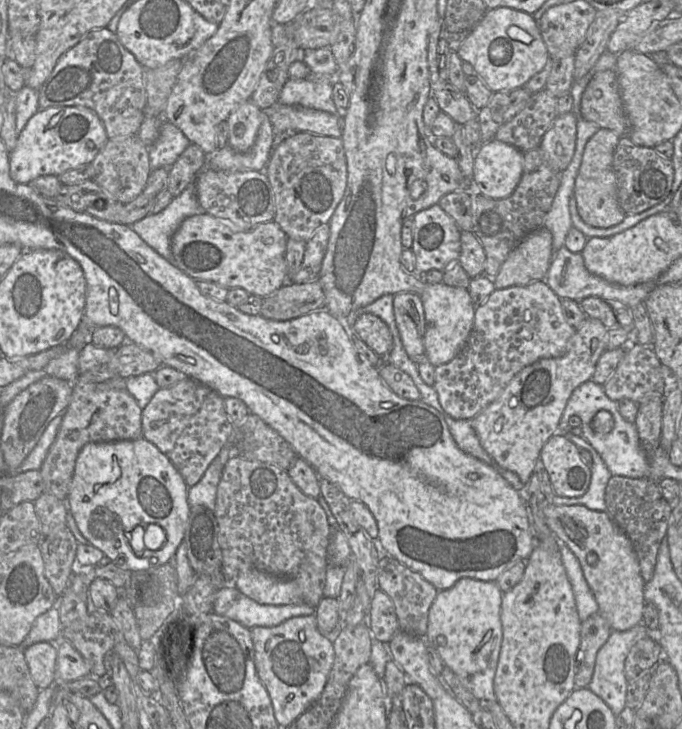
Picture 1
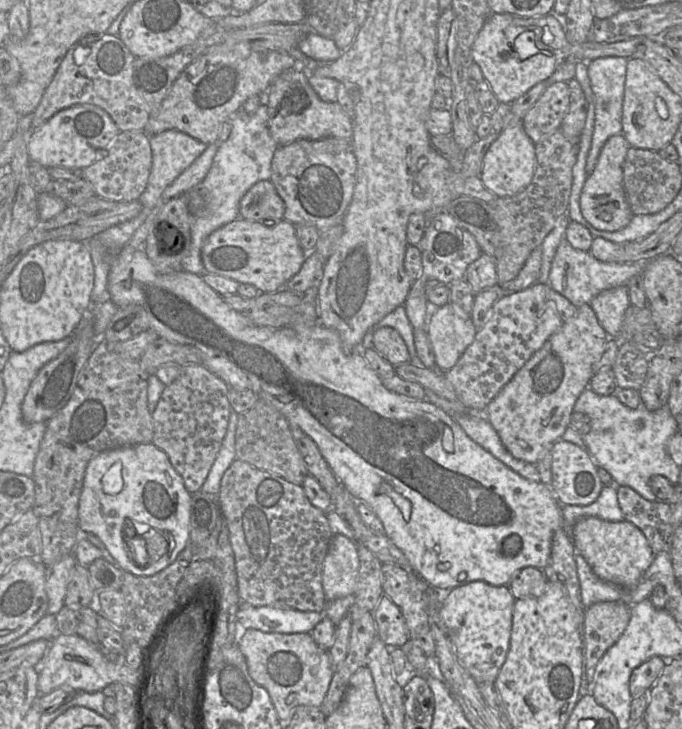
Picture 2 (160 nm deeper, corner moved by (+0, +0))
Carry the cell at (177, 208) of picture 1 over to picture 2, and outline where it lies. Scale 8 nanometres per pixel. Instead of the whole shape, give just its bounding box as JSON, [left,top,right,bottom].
[182,91,279,275]

